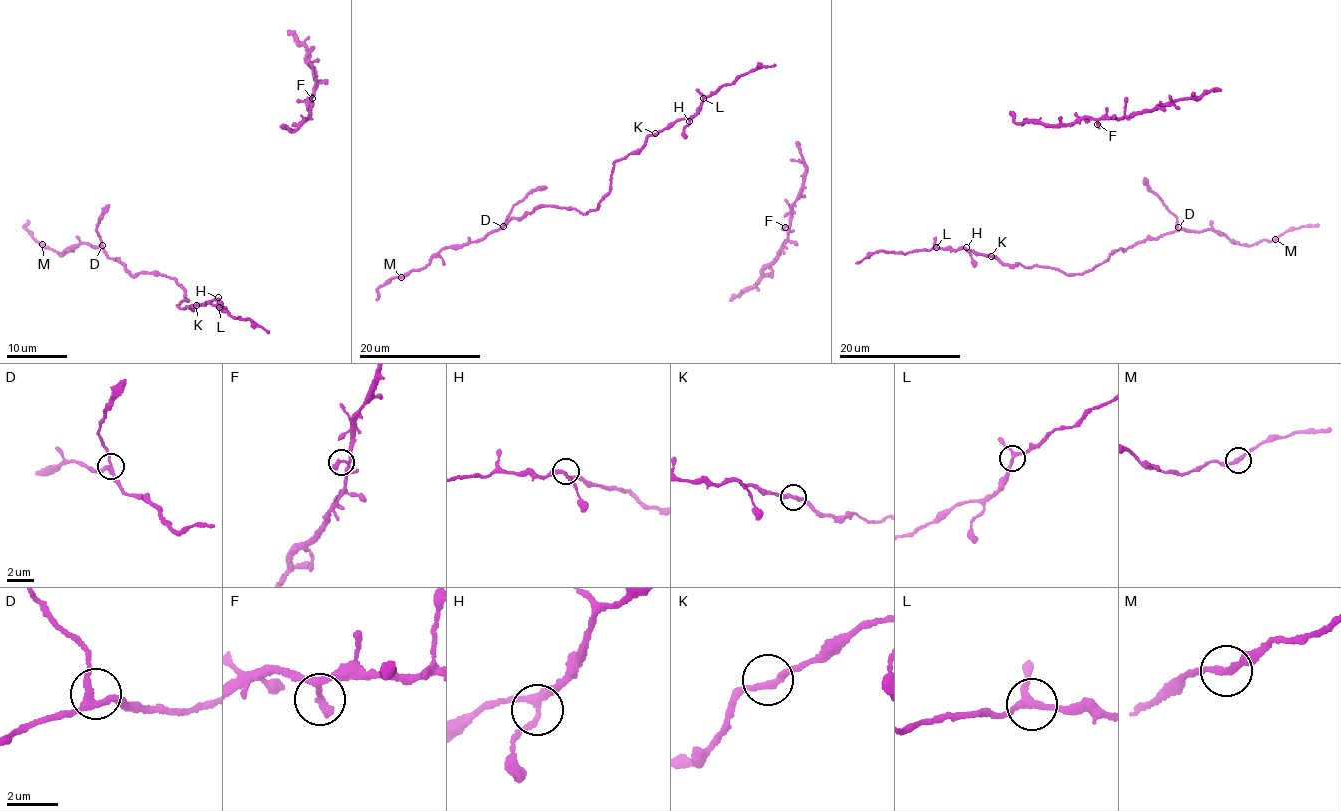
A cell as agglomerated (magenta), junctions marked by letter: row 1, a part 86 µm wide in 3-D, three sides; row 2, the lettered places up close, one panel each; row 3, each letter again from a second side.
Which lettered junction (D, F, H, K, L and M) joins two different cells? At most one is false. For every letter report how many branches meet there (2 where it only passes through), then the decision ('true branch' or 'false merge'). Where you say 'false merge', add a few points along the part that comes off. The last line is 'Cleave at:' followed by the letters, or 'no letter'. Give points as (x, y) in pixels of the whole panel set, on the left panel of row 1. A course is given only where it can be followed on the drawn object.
D: 3 branches meet; true branch
F: 2 branches meet; true branch
H: 3 branches meet; true branch
K: 2 branches meet; true branch
L: 3 branches meet; true branch
M: 2 branches meet; true branch
Cleave at: no letter

